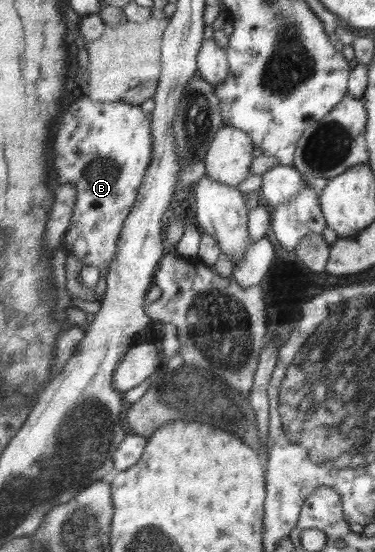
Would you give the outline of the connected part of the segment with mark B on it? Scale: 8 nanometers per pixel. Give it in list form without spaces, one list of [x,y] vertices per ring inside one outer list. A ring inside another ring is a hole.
[[[86,95],[75,101],[62,114],[61,125],[58,125],[53,141],[53,152],[57,154],[57,184],[73,184],[77,190],[73,215],[67,225],[63,242],[67,253],[81,259],[83,266],[92,265],[99,268],[99,280],[94,288],[98,298],[103,297],[106,292],[105,277],[116,253],[119,233],[137,199],[139,186],[153,155],[150,115],[145,114],[141,107],[124,103],[125,101],[119,98],[117,101],[111,101],[112,103],[102,102],[91,101]]]

